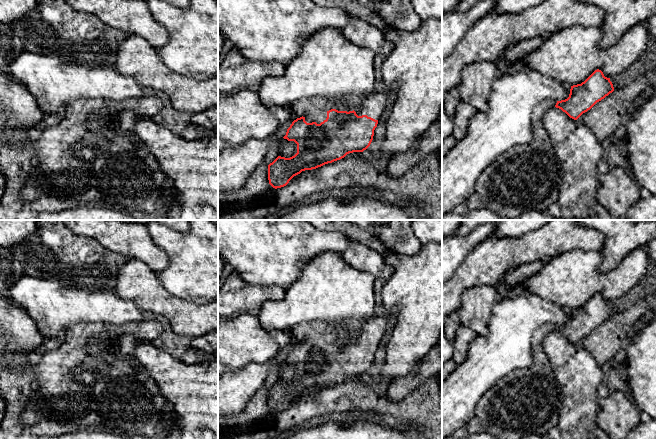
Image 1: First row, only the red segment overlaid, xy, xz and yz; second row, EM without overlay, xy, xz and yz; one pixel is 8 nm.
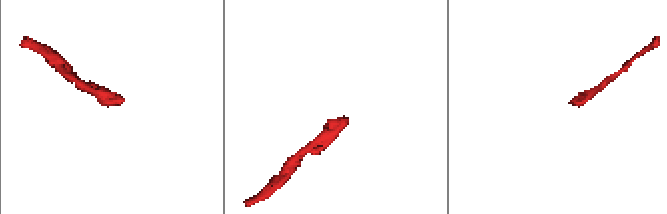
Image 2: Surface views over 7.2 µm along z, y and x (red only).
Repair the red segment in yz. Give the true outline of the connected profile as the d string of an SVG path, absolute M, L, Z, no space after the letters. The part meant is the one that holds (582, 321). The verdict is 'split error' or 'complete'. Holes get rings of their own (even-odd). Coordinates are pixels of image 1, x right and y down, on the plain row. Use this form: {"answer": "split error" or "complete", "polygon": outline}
{"answer": "split error", "polygon": "M599 293L584 306L573 309L569 321L561 325L544 324L533 333L533 363L530 367L516 369L499 379L477 402L473 418L466 426L468 434L486 433L499 439L522 439L529 434L547 436L551 428L558 426L562 405L561 385L544 352L543 341L553 332L559 332L570 342L577 344L597 326L614 315L610 302Z"}

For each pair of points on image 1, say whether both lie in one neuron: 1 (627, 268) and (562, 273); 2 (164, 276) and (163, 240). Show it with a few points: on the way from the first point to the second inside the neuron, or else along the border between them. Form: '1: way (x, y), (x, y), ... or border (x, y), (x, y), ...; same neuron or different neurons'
1: way (611, 281), (578, 279); same neuron
2: way (173, 267), (172, 249); same neuron

